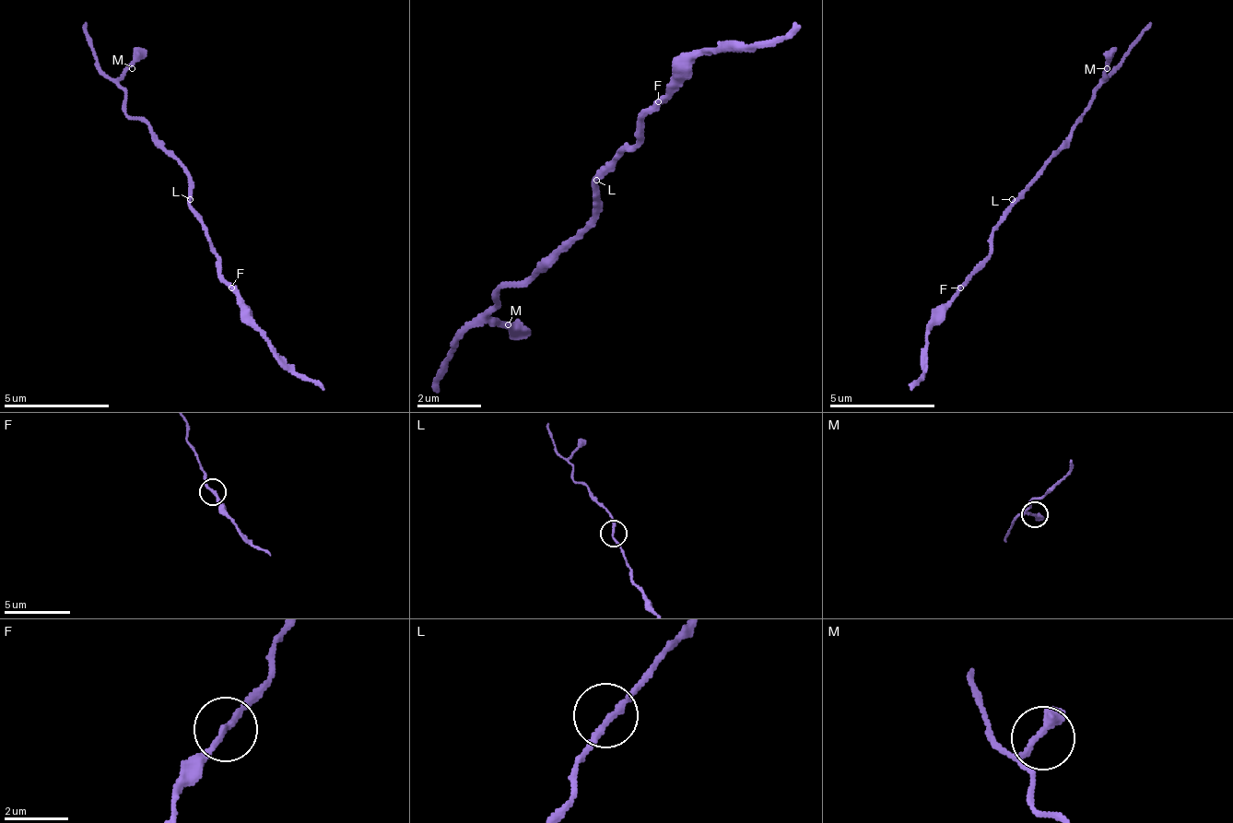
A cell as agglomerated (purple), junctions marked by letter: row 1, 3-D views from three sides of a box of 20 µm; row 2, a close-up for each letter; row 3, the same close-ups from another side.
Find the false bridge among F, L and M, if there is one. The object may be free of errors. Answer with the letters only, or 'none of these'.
none of these

